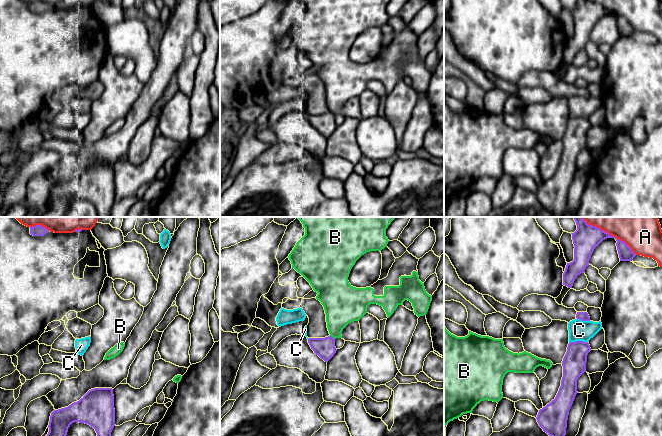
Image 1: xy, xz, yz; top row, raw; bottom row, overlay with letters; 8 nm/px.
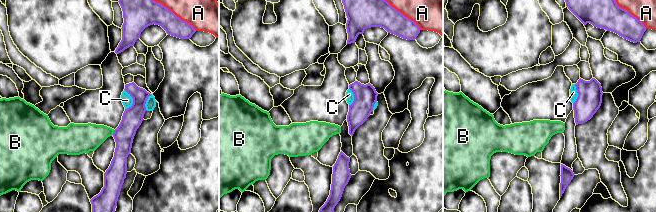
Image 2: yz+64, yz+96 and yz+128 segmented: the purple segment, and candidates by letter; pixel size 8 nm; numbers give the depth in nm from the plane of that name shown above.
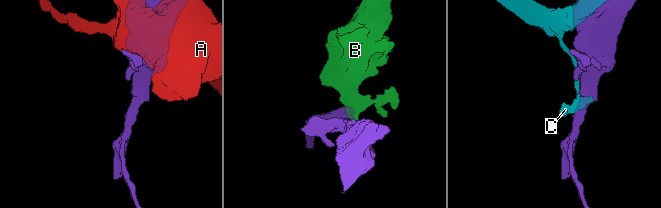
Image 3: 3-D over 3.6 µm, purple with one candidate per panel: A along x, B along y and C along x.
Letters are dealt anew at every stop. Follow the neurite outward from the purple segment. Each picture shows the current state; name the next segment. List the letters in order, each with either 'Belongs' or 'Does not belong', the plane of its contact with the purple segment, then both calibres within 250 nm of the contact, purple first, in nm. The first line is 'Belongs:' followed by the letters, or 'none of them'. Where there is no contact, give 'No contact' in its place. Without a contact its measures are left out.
Belongs: none of them
A: Does not belong. Touches purple in yz. Thickness 220 nm (purple) against 400 nm
B: Does not belong. Touches purple in xz. Thickness 160 nm (purple) against 280 nm
C: Does not belong. Touches purple in yz. Thickness 190 nm (purple) against 160 nm

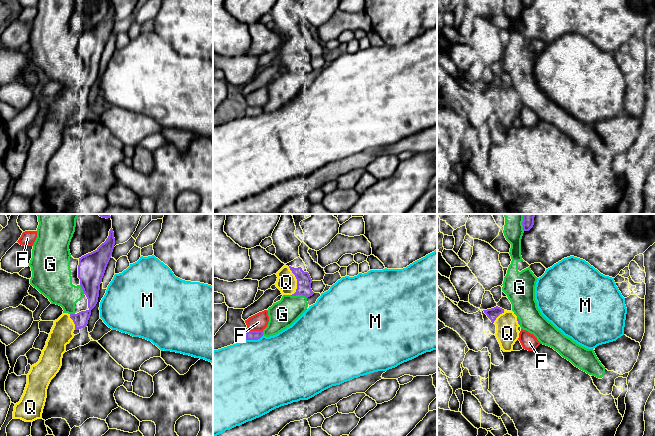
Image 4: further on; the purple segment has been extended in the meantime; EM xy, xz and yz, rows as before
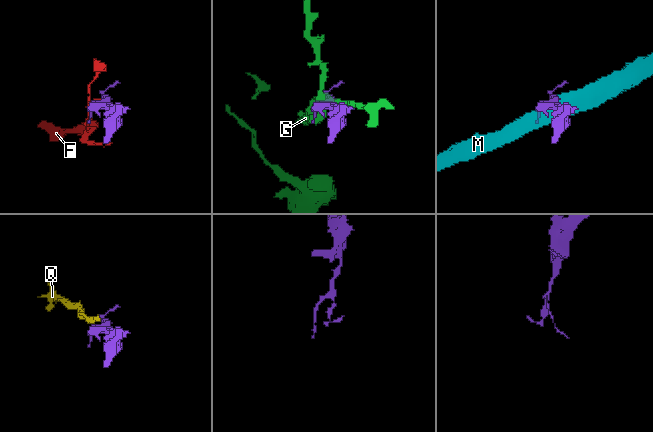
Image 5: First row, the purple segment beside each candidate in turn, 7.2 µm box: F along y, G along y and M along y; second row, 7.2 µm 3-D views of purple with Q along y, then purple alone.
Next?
Belongs: Q
F: Does not belong. Touches purple in xz. Thickness 80 nm (purple) against 140 nm
G: Does not belong. Touches purple in xz. Thickness 120 nm (purple) against 220 nm
M: Does not belong. Touches purple in xz. Thickness 80 nm (purple) against 500 nm
Q: Belongs. Touches purple in xz. Thickness 120 nm (purple) against 160 nm

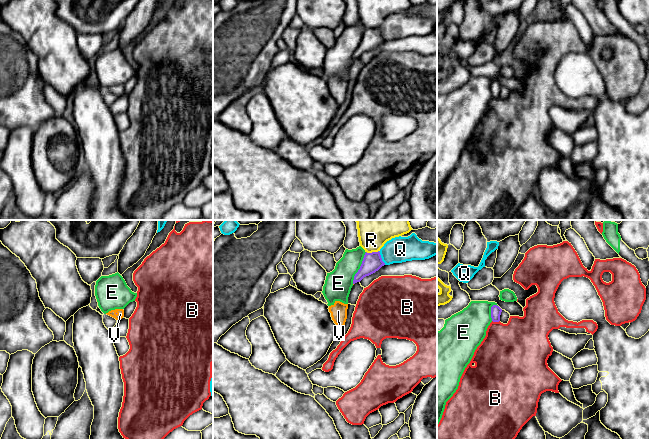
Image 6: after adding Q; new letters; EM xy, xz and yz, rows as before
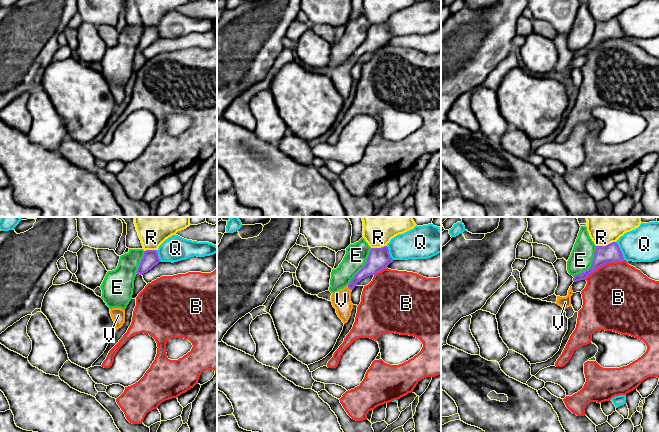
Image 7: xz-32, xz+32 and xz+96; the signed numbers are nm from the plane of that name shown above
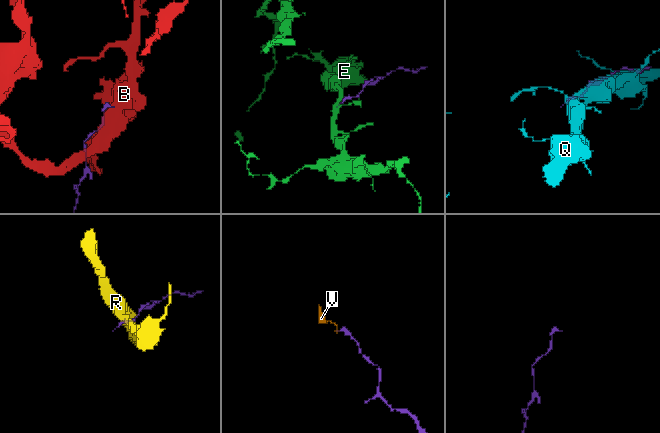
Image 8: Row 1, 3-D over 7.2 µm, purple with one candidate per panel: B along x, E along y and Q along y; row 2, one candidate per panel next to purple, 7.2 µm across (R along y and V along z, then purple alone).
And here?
Belongs: V
B: Does not belong. Touches purple in yz. Thickness 80 nm (purple) against 420 nm
E: Does not belong. Touches purple in xz. Thickness 160 nm (purple) against 220 nm
Q: Does not belong. Touches purple in xz. Thickness 160 nm (purple) against 200 nm
R: Does not belong. Touches purple in xz. Thickness 160 nm (purple) against 340 nm
V: Belongs. No contact

